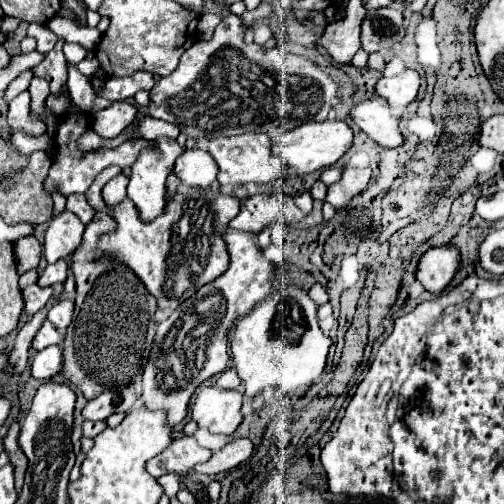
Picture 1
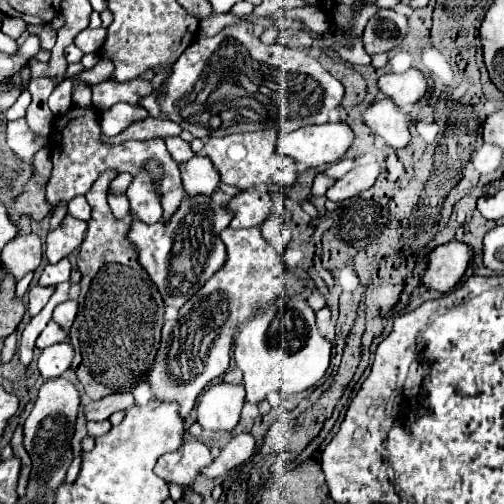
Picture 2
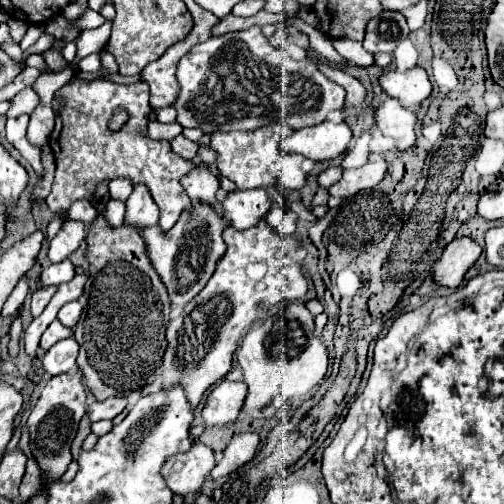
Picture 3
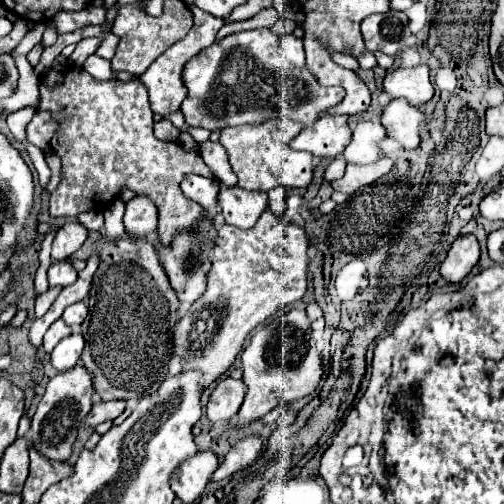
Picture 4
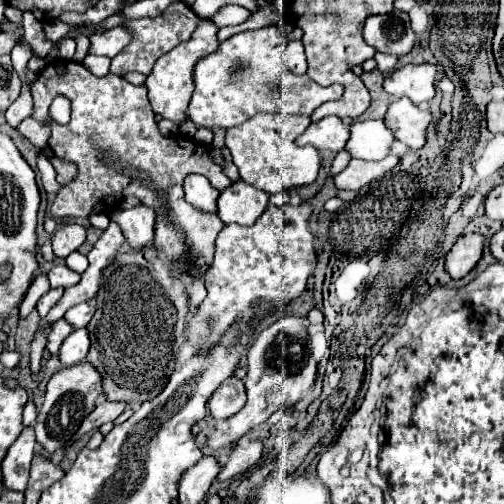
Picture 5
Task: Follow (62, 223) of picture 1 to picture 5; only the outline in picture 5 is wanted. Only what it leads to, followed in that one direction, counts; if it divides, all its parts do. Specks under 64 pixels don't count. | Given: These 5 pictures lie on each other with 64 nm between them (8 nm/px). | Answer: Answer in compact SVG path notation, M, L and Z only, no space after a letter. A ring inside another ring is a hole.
M66 224L52 236L52 248L56 258L66 258L70 252L78 250L86 240L86 228L78 224Z

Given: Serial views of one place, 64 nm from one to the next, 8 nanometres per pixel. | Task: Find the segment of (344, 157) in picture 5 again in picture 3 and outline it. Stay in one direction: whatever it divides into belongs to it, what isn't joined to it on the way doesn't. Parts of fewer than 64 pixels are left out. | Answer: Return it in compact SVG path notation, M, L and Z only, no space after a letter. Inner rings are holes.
M330 166L328 170L324 170L324 172L318 176L318 188L330 188L330 186L336 184L340 178L342 178L340 168L338 168L338 166Z

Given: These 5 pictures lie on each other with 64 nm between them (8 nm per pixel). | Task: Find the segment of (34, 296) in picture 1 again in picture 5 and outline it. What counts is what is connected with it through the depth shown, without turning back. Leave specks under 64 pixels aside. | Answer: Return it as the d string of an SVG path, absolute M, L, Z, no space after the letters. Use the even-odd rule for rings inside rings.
M54 288L54 290L50 290L48 294L44 294L40 300L38 300L38 304L36 304L36 310L38 310L38 314L40 314L40 318L44 318L48 312L50 312L50 308L60 300L60 296L62 296L62 288Z

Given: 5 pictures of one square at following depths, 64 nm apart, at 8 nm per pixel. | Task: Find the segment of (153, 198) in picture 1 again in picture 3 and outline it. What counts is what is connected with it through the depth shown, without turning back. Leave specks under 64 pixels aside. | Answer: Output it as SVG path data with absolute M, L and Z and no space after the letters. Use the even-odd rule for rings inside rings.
M182 134L176 136L176 138L172 138L172 140L170 140L170 146L172 146L172 150L174 150L176 154L180 154L180 156L186 158L186 160L194 160L194 156L196 156L196 152L198 152L196 142L184 138ZM134 184L130 198L126 200L126 222L136 226L158 224L158 208L144 184Z

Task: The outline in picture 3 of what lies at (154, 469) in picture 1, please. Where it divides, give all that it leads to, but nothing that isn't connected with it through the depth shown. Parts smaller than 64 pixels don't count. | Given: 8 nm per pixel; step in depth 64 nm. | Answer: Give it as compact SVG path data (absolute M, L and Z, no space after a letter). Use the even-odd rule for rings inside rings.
M194 442L188 452L172 456L172 460L164 462L162 476L172 492L186 496L196 494L200 490L202 482L214 466L214 452L208 446Z

